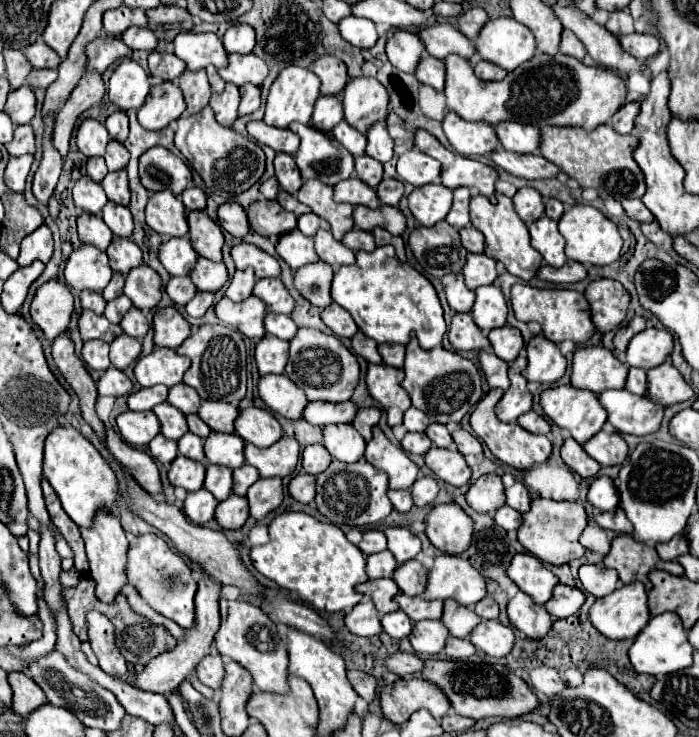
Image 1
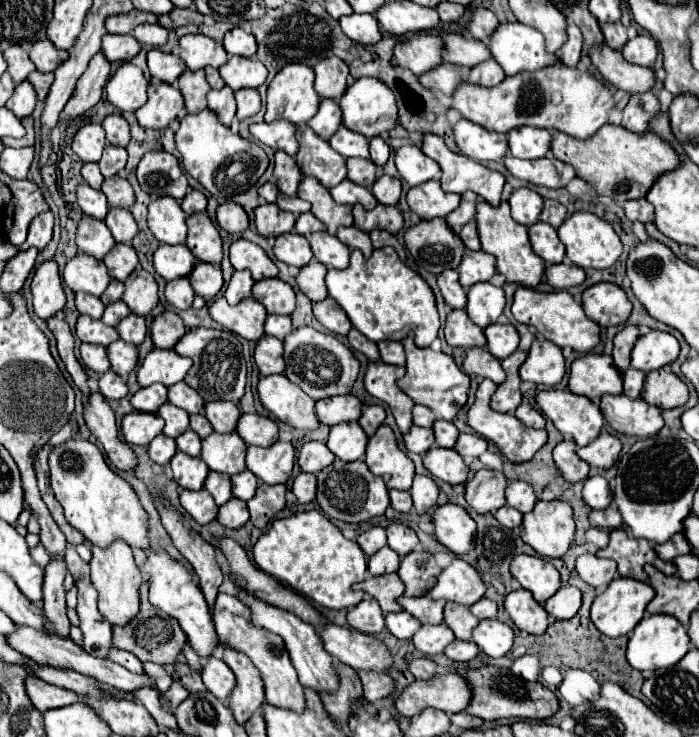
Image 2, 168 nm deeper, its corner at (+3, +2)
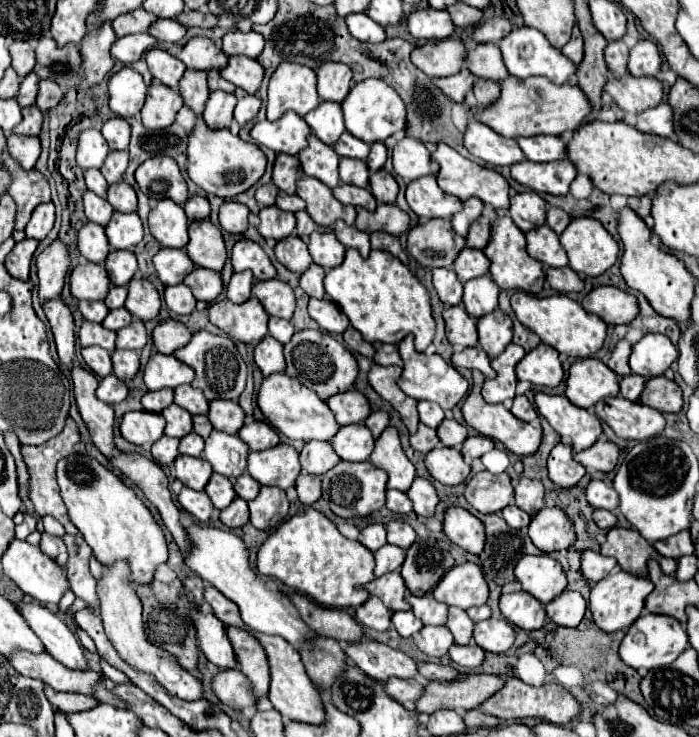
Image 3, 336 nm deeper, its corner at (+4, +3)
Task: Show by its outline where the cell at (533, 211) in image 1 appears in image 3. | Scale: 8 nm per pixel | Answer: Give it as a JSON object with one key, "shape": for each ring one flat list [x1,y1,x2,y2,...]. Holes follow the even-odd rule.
{"shape":[[534,191,518,193,510,199,510,217,524,233,540,227,546,223,546,201]]}

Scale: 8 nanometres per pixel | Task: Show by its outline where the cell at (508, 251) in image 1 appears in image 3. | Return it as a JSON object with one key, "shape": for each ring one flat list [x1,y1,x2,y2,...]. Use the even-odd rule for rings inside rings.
{"shape":[[498,217,492,223,492,239,486,245,484,253,492,263,490,275,500,289,518,289,518,291,524,291,530,295,536,295,542,291,542,285,546,279,544,277,544,265,526,253,524,233,514,225,514,221,510,217]]}

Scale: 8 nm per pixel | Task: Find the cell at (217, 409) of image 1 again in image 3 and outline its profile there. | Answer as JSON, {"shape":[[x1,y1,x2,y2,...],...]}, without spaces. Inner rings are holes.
{"shape":[[216,399,210,403,210,413,208,413,210,423,214,429,236,435,240,427,244,425,244,411,238,403,226,401,226,399]]}

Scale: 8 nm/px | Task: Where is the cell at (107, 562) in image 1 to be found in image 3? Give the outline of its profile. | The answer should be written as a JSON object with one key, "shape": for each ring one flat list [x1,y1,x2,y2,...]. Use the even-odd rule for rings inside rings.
{"shape":[[116,561,112,567,104,569,104,577,98,581,98,597,102,603,102,621,104,621,104,629,106,635,110,639,110,643,114,645,114,649,120,653,120,657,130,663,130,667,134,667,136,671,144,671,156,677,156,681,168,691,174,693,180,699,200,699,204,697,204,685,198,677,194,677,190,671,186,671,184,667,178,665,178,659,164,651,162,647,154,645,148,641,146,631,144,631,144,623,142,623,142,603,136,595,136,585,128,581,130,569,124,561]]}

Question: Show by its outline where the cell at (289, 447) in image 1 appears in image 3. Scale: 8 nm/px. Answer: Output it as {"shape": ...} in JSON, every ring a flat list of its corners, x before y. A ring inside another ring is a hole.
{"shape":[[282,443,266,451,252,451,248,457,248,473,262,485,280,489,294,487,294,481,300,475,298,451]]}

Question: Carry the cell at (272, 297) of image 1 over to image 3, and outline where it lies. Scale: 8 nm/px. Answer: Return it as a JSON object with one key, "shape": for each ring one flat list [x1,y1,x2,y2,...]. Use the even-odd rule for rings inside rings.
{"shape":[[270,279,270,281,256,281,252,287,252,295,264,305,268,315,290,319,296,307,294,291,288,283,280,279]]}

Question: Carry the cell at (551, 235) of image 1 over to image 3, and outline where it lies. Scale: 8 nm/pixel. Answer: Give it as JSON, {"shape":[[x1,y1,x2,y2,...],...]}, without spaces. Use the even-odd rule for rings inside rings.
{"shape":[[546,225,534,227,526,233,526,251,530,257,538,259,548,267,564,267,568,265,568,257,564,247,560,245,558,235]]}

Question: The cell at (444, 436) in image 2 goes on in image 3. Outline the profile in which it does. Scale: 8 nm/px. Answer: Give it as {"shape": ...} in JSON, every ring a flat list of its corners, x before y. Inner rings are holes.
{"shape":[[444,419,438,427,438,437,446,447,462,447,464,439,468,437,468,431,456,419]]}

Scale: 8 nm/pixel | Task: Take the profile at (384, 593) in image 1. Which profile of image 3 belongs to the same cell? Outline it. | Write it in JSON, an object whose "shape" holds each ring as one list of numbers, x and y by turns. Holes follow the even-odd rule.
{"shape":[[400,571,376,577,374,581,370,581,366,585,370,595,376,595,382,599,382,603,390,609,390,611,404,611,410,609,408,601,406,601,406,583,400,575]]}

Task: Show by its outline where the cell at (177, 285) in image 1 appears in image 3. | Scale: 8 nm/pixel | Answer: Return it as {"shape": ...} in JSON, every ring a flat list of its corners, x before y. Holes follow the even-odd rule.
{"shape":[[184,283,166,287,164,299,166,299,168,309,174,311,176,315,188,315,188,313,192,313,194,307,196,307,196,299,194,299,192,291,188,291,188,287,186,287]]}

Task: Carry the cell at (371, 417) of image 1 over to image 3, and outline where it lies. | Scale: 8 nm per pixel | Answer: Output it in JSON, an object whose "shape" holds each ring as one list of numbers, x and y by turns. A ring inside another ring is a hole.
{"shape":[[374,411,374,413,370,413,370,417,364,423,372,431,372,437,378,439,382,435,382,431,388,427,388,421,390,421,390,415,386,411]]}

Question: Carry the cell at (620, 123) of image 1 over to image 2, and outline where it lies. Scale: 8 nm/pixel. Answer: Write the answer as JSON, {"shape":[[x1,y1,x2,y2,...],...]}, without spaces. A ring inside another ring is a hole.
{"shape":[[643,92,637,96,631,96,629,104,623,108,623,120,621,126,629,132,643,134,649,128,649,120,659,112,659,100,653,92]]}

